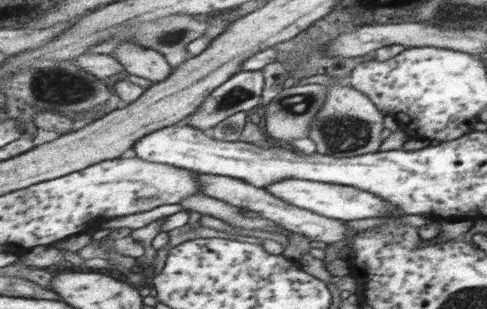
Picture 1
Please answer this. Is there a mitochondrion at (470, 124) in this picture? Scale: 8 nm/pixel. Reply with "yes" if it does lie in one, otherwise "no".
no

